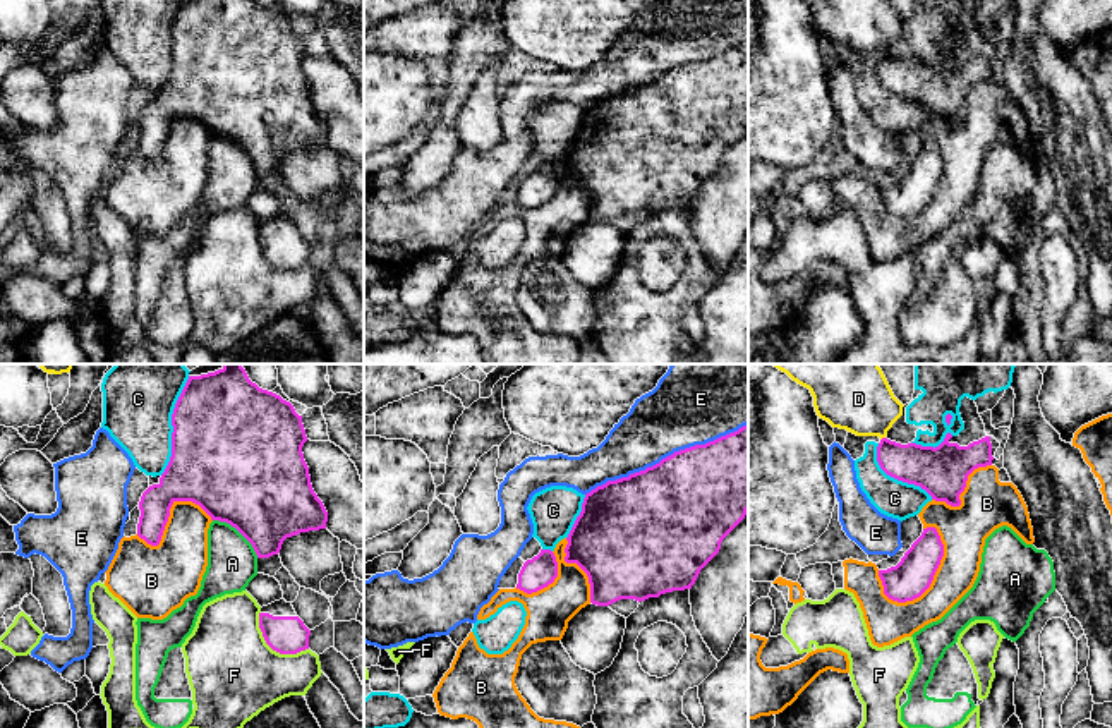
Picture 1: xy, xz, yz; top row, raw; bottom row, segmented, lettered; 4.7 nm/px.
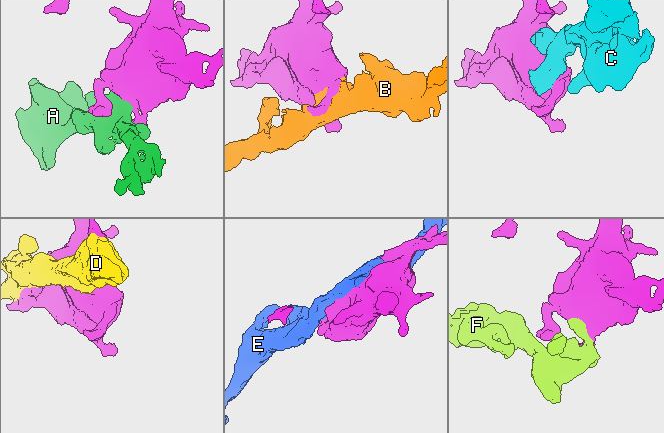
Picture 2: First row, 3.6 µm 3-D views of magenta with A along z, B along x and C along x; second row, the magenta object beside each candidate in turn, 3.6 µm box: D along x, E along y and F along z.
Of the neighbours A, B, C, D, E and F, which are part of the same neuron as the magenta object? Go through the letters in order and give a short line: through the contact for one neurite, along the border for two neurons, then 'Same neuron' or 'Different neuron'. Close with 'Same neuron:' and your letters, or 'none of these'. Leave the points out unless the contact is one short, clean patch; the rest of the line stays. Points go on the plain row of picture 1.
A: Different neuron
B: Different neuron
C: Different neuron
D: Different neuron
E: Different neuron
F: Different neuron
Same neuron: none of these

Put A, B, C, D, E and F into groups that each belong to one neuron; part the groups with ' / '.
A / B / C / D / E / F

